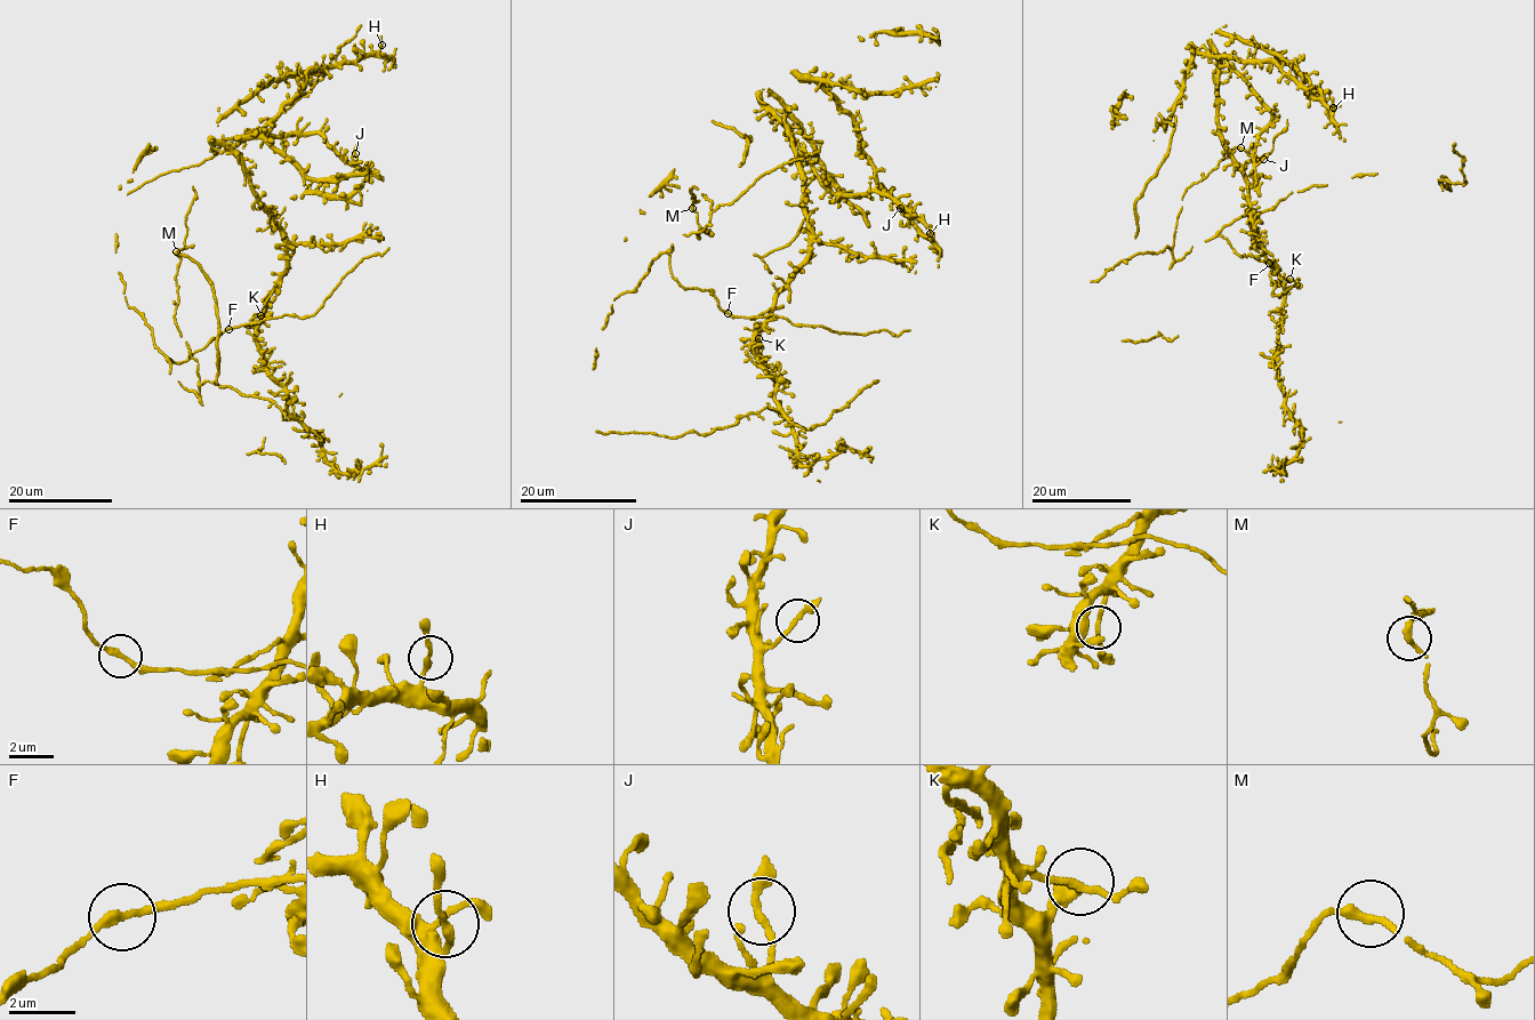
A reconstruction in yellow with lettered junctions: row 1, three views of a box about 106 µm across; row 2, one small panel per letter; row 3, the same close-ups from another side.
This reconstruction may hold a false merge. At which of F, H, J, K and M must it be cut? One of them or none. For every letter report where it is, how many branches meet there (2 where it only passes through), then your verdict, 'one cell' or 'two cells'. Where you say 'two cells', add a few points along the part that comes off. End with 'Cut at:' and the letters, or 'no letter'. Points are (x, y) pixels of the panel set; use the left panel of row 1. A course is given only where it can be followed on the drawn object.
F: at (228, 329); 2 branches meet; one cell
H: at (382, 45); 2 branches meet; one cell
J: at (355, 153); 2 branches meet; one cell
K: at (260, 315); 2 branches meet; one cell
M: at (176, 251); 2 branches meet; one cell
Cut at: no letter

